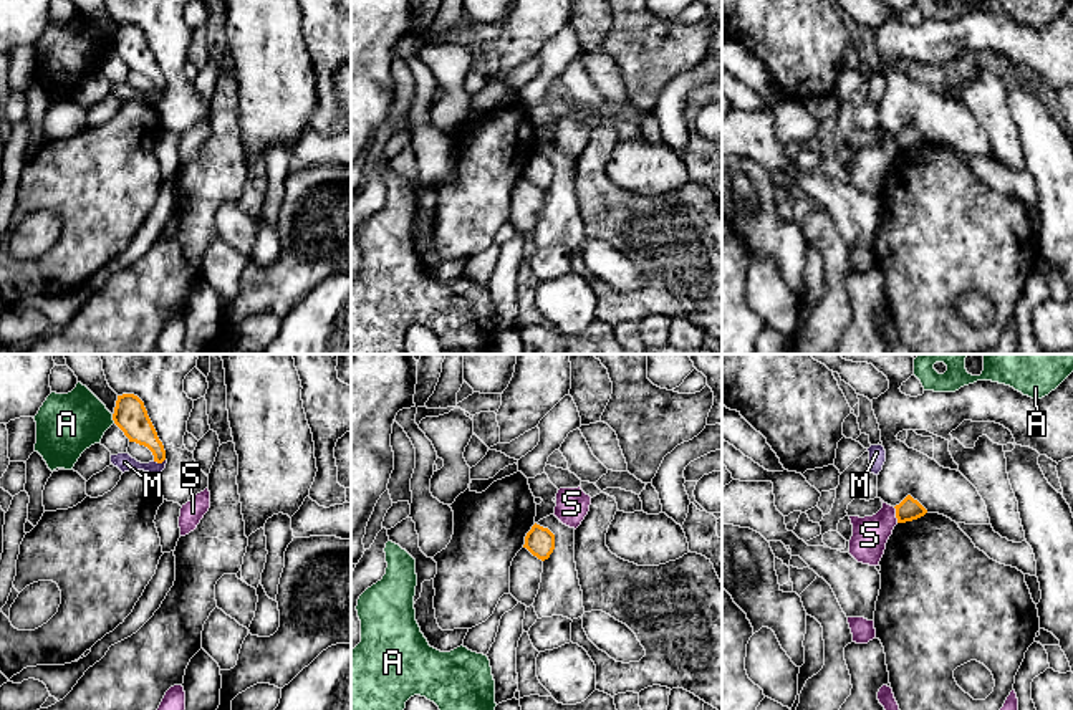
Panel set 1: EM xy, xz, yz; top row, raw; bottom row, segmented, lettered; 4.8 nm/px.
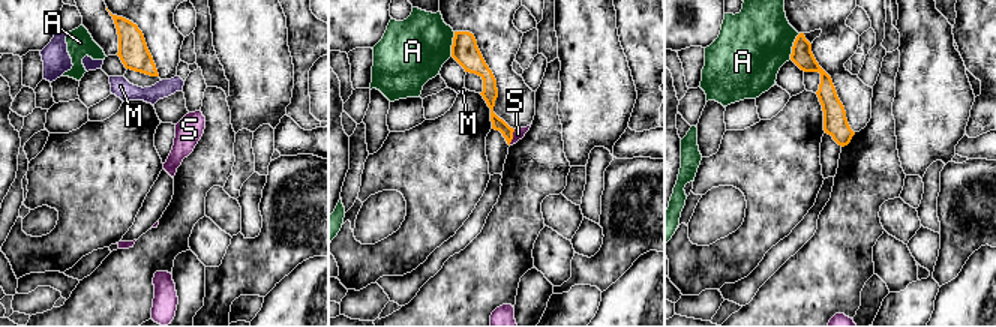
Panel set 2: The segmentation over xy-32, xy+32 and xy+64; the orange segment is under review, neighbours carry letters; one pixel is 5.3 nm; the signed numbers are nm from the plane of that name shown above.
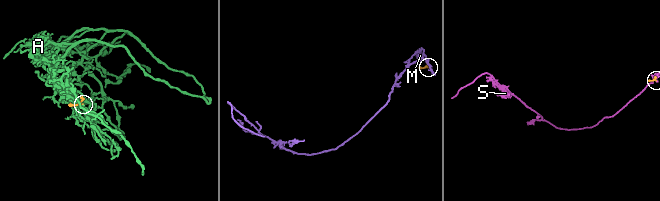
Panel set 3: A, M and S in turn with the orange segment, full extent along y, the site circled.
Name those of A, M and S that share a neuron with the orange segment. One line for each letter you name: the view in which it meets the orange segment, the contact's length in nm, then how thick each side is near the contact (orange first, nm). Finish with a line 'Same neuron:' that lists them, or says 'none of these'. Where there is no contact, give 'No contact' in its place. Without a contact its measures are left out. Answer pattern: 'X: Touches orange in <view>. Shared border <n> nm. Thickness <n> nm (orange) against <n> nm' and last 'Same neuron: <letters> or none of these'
Same neuron: none of these

